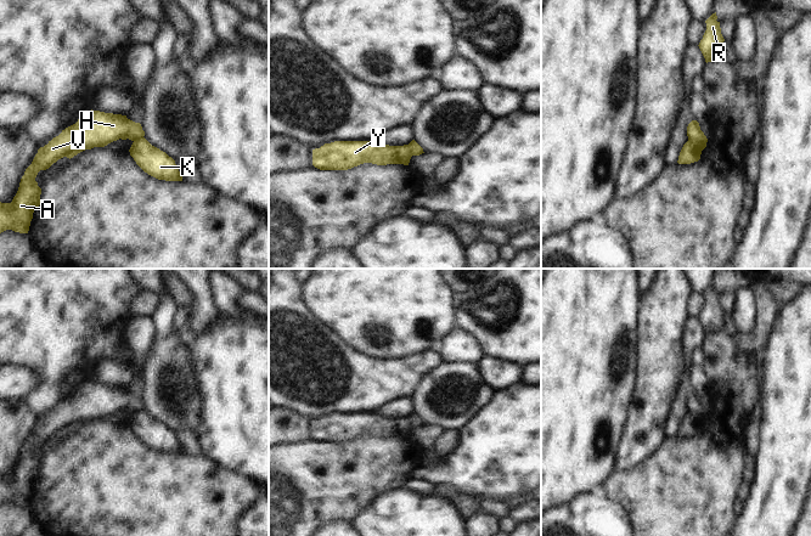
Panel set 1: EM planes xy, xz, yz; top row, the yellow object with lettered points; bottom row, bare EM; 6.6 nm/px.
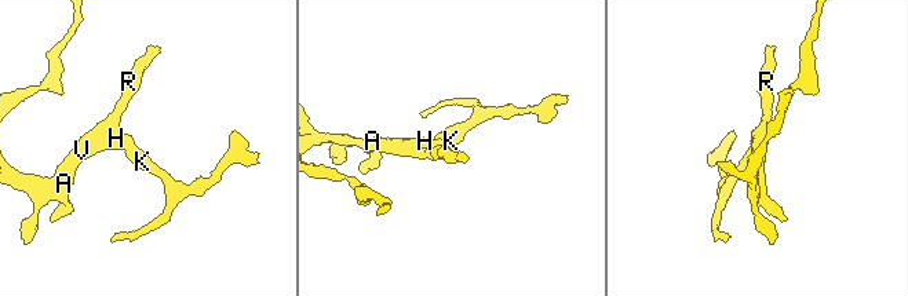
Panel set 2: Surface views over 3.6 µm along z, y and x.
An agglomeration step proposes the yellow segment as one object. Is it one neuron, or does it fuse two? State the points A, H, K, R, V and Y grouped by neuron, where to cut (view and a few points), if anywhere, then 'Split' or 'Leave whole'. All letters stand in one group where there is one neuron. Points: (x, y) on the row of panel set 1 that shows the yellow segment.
Groups: A H R V Y / K. Split along yz (688, 139), (705, 145). Split

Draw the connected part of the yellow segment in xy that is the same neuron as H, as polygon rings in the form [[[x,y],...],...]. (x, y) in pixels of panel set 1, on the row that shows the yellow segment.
[[[85,111],[75,124],[38,149],[12,202],[0,202],[0,233],[6,230],[28,233],[34,209],[40,205],[41,188],[35,181],[40,170],[49,169],[63,157],[71,159],[85,149],[105,147],[119,139],[135,141],[143,136],[141,124],[128,119],[126,115]]]

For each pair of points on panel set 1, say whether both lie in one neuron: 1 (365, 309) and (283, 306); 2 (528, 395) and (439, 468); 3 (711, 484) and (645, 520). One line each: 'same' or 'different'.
1: different
2: same
3: same

